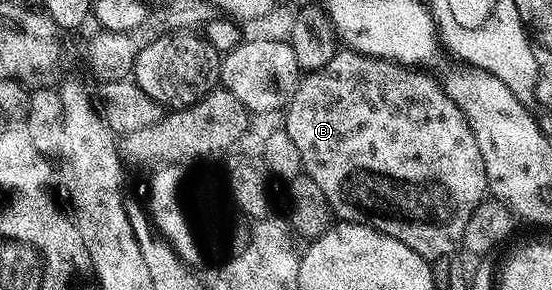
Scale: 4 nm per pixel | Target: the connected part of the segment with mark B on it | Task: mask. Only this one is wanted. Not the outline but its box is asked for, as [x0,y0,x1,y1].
[282,50,489,262]

